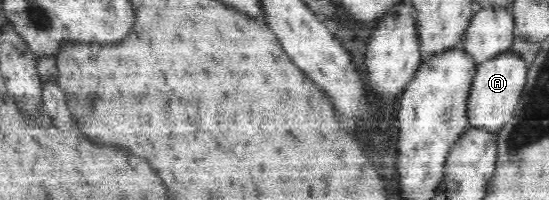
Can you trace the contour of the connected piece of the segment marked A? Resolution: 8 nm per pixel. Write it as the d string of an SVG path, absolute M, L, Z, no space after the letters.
M510 48L486 58L477 66L472 90L469 96L467 117L471 126L486 126L498 131L512 120L514 110L527 83L529 64L523 55Z

